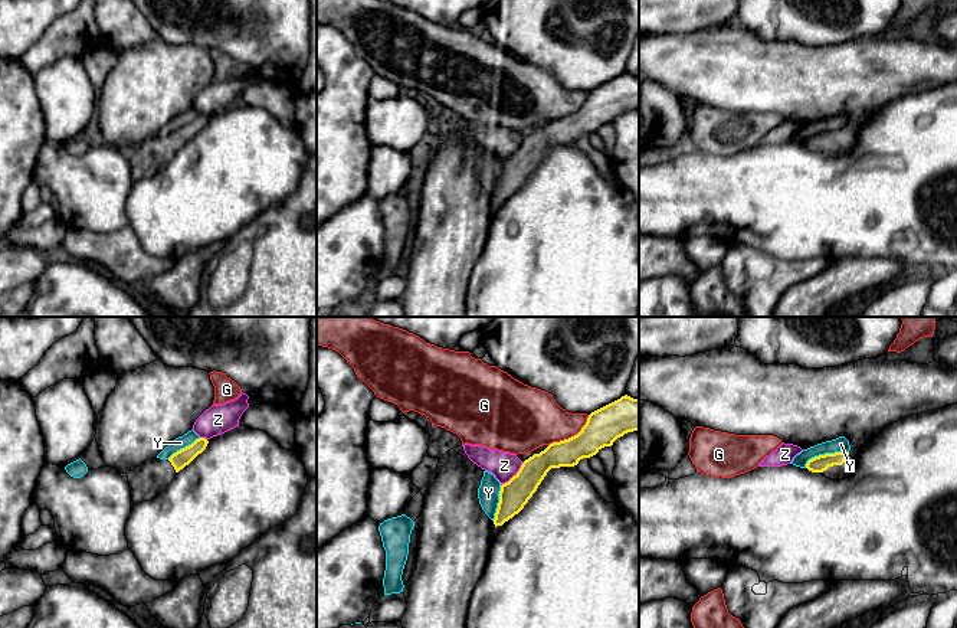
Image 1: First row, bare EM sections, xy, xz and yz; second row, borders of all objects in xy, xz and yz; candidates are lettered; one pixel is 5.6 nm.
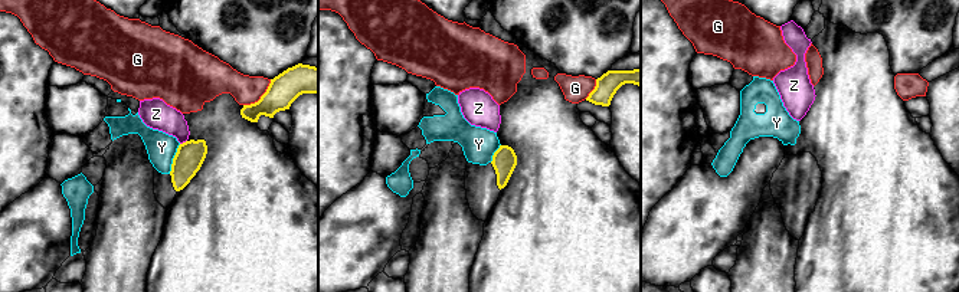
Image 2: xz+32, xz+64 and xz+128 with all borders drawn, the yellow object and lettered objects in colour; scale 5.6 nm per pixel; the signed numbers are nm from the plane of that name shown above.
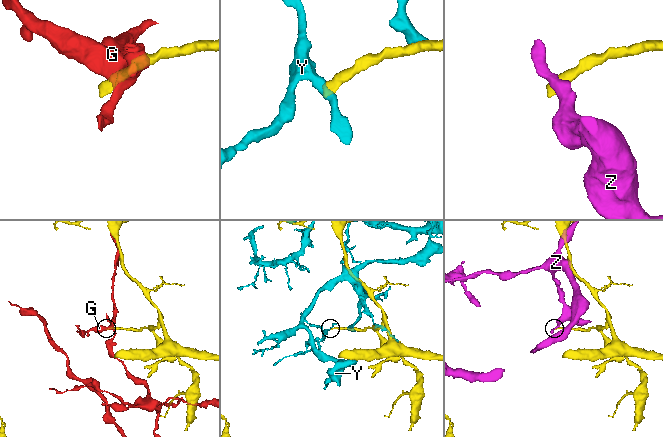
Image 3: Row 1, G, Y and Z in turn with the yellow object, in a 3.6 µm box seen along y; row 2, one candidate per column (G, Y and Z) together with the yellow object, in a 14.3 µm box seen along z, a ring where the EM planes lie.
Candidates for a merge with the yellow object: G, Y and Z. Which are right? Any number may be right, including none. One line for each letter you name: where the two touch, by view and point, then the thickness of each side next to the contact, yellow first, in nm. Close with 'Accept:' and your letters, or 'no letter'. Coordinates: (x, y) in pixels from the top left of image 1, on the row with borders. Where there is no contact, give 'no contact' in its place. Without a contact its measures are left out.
Accept: no letter

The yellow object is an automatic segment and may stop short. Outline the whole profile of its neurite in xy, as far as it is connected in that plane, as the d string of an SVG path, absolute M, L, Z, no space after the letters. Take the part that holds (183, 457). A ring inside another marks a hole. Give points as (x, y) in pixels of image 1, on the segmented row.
M199 438L168 459L153 458L130 471L127 477L134 504L150 501L161 494L176 474L201 454L207 444L206 438Z

